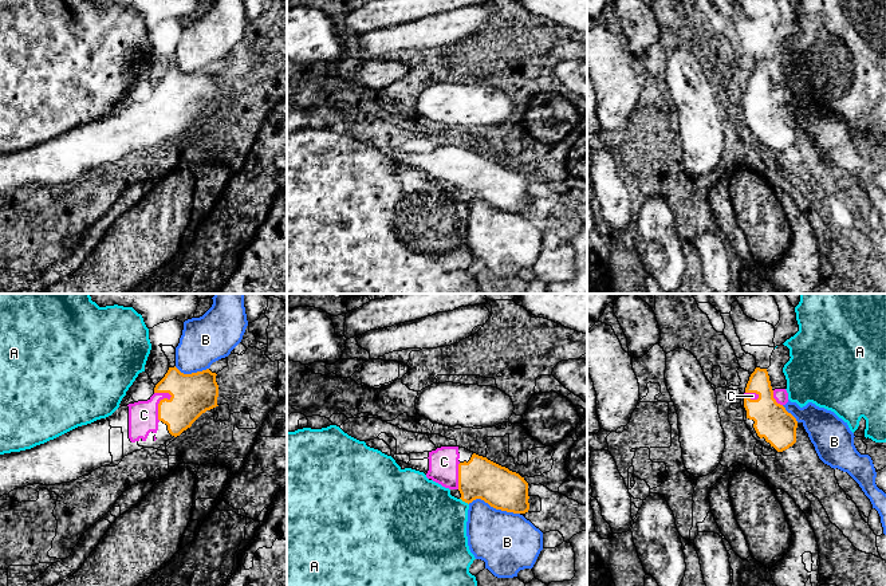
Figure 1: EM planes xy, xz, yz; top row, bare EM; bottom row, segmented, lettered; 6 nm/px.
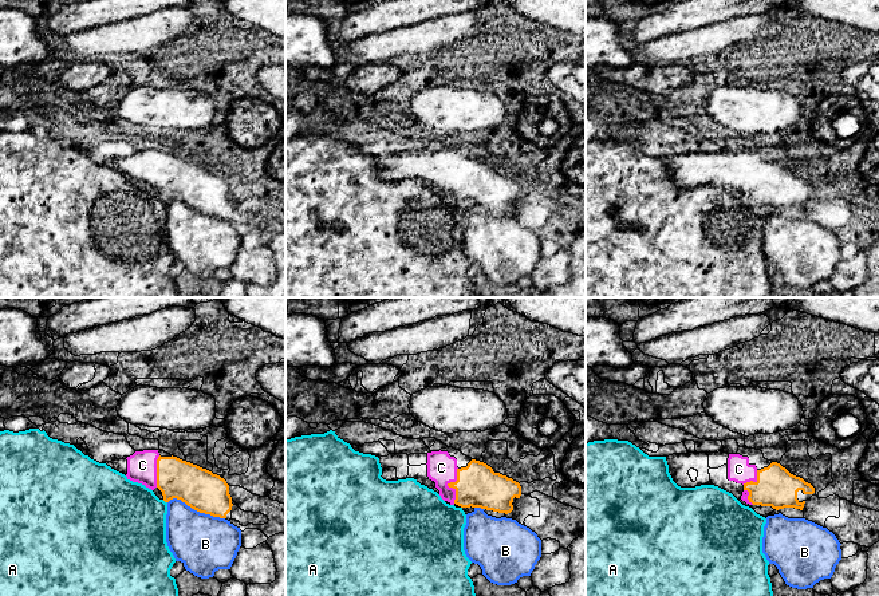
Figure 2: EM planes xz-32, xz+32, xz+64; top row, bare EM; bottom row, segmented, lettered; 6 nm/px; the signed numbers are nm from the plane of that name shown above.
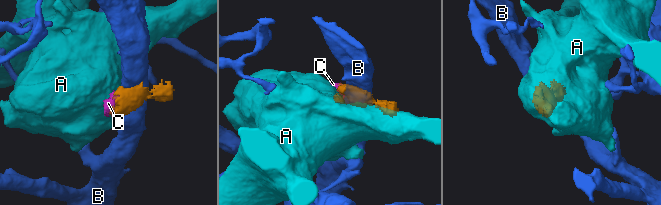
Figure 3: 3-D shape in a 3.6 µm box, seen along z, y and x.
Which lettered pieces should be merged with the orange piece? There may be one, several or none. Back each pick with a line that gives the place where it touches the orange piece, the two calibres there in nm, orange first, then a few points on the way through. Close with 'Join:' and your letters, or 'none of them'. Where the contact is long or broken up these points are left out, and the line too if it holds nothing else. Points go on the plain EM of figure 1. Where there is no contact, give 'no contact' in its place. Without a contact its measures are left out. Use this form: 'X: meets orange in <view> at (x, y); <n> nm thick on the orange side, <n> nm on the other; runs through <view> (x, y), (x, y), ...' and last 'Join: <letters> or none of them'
C: meets orange in xy at (158, 103); 260 nm thick on the orange side, 180 nm on the other
Join: C

